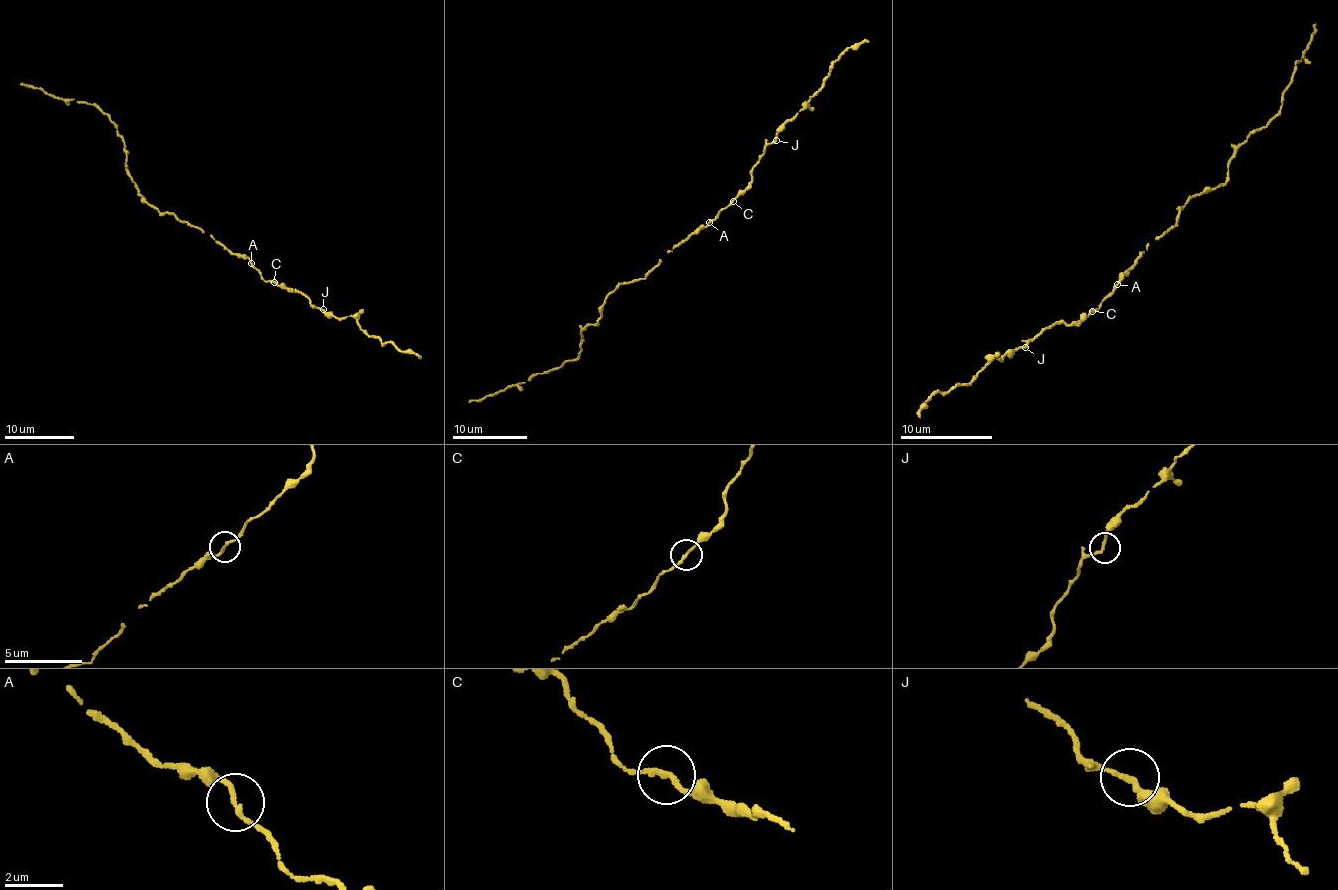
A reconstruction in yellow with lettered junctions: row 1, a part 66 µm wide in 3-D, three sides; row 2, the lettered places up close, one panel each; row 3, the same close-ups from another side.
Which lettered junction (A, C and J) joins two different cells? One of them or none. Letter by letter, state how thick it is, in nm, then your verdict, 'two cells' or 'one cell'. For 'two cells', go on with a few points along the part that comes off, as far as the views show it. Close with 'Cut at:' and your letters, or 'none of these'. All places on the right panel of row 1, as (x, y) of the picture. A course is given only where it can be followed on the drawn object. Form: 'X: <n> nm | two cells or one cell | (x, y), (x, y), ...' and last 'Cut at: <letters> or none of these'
A: 170 nm | one cell
C: 190 nm | one cell
J: 170 nm | one cell
Cut at: none of these

